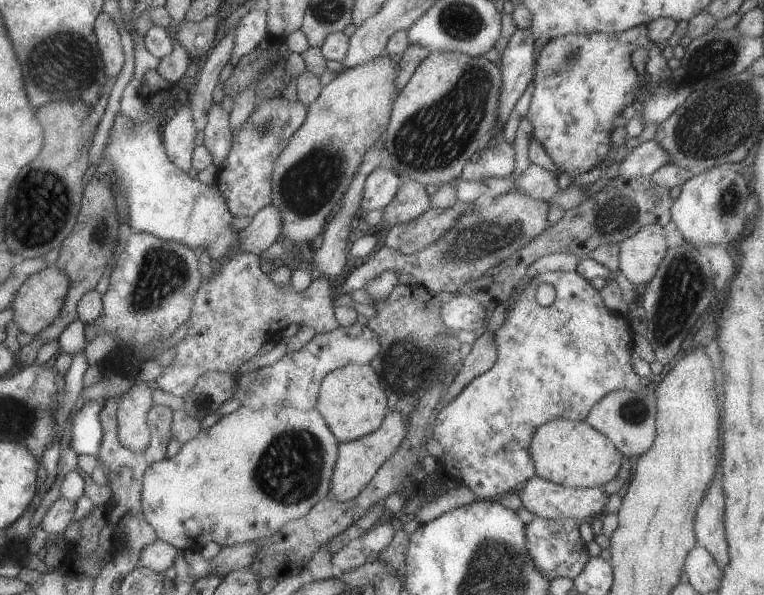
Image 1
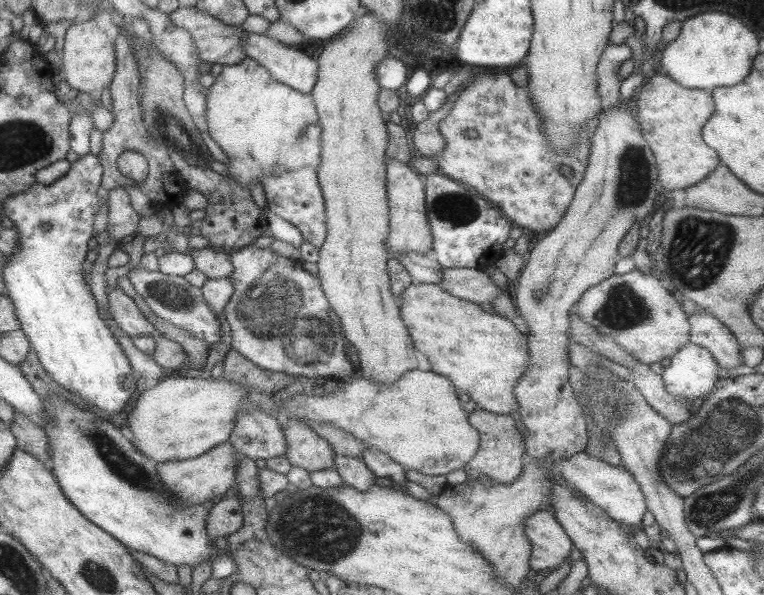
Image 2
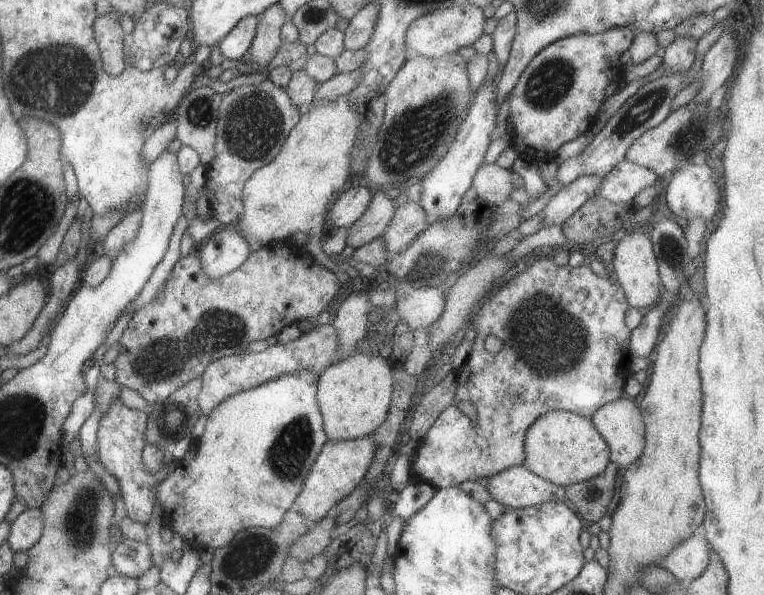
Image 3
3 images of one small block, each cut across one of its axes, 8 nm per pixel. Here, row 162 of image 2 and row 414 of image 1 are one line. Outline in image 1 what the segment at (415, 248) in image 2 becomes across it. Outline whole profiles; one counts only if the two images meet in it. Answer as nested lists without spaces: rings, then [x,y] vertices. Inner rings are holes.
[[[394,409],[387,411],[377,430],[355,440],[338,443],[338,455],[333,467],[329,493],[338,501],[351,500],[354,496],[357,496],[373,478],[377,469],[389,459],[389,456],[393,455],[405,436],[404,416],[401,415],[400,411]]]

